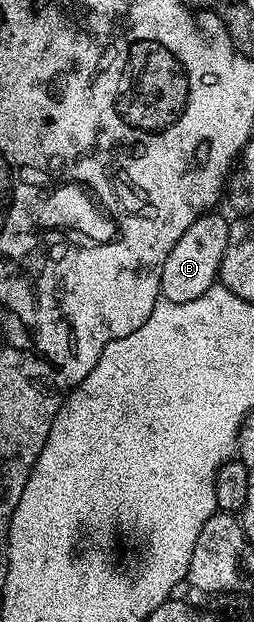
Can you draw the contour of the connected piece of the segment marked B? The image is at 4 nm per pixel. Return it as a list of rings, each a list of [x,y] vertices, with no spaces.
[[[217,213],[200,215],[195,225],[191,225],[191,229],[187,229],[187,233],[183,233],[179,241],[175,241],[175,249],[167,253],[161,278],[162,299],[176,303],[195,301],[195,297],[203,297],[203,293],[207,293],[207,289],[211,289],[218,282],[223,253],[227,253],[230,220],[213,214]]]

